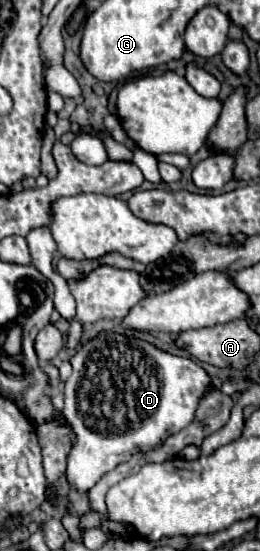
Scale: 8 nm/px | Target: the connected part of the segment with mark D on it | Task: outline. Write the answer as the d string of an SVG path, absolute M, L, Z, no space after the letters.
M100 332L96 338L88 340L70 358L70 364L74 372L66 380L62 412L76 432L78 442L68 456L66 474L70 484L82 492L90 490L106 472L114 470L118 464L128 462L136 452L148 452L156 448L166 438L166 432L170 436L186 428L194 420L200 400L212 386L206 370L194 360L174 356L146 340L130 338L116 332Z

